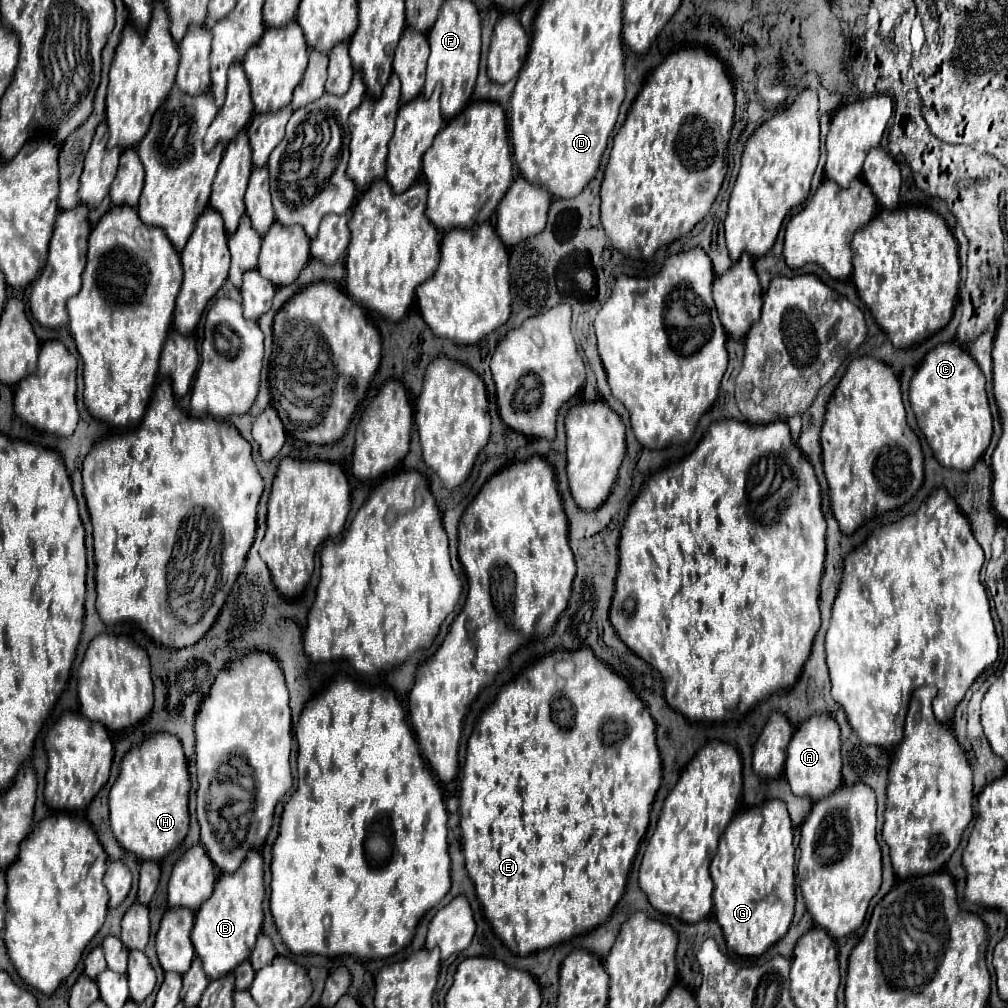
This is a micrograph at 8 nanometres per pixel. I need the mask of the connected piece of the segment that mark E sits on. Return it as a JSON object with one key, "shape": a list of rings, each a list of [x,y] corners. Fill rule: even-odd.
{"shape":[[[580,648],[576,652],[548,654],[534,666],[528,666],[516,680],[506,684],[496,696],[494,704],[482,714],[474,726],[468,746],[466,746],[466,764],[460,778],[460,828],[462,828],[462,852],[466,860],[466,870],[474,882],[478,900],[484,908],[488,922],[492,924],[496,936],[510,948],[516,956],[528,956],[534,950],[544,950],[560,942],[570,940],[572,936],[584,934],[600,926],[620,900],[626,878],[636,856],[638,844],[646,834],[650,820],[650,806],[662,782],[662,764],[656,748],[656,724],[650,712],[644,712],[644,702],[632,692],[630,684],[606,668],[590,648]],[[558,660],[572,660],[576,674],[572,680],[562,682],[554,674],[554,664]]]}

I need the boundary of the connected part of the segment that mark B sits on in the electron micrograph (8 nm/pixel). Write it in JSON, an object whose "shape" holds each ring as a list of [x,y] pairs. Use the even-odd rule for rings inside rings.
{"shape":[[[248,852],[244,864],[234,874],[218,876],[216,892],[212,892],[212,896],[200,906],[200,912],[196,912],[192,944],[210,980],[230,974],[242,960],[248,960],[256,936],[262,930],[264,920],[262,900],[264,900],[262,856],[258,852]]]}

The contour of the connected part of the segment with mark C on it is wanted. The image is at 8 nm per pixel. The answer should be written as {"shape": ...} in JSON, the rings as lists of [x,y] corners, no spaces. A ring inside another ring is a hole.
{"shape":[[[938,344],[922,360],[910,380],[910,406],[926,436],[934,458],[954,470],[970,470],[992,438],[992,414],[986,398],[986,380],[976,360],[960,344]]]}

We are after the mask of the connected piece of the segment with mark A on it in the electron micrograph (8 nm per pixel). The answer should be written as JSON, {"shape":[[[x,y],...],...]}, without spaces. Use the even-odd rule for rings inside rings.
{"shape":[[[816,714],[804,720],[794,732],[784,766],[786,780],[796,796],[820,800],[832,794],[842,784],[842,758],[840,758],[840,728],[830,714]]]}

